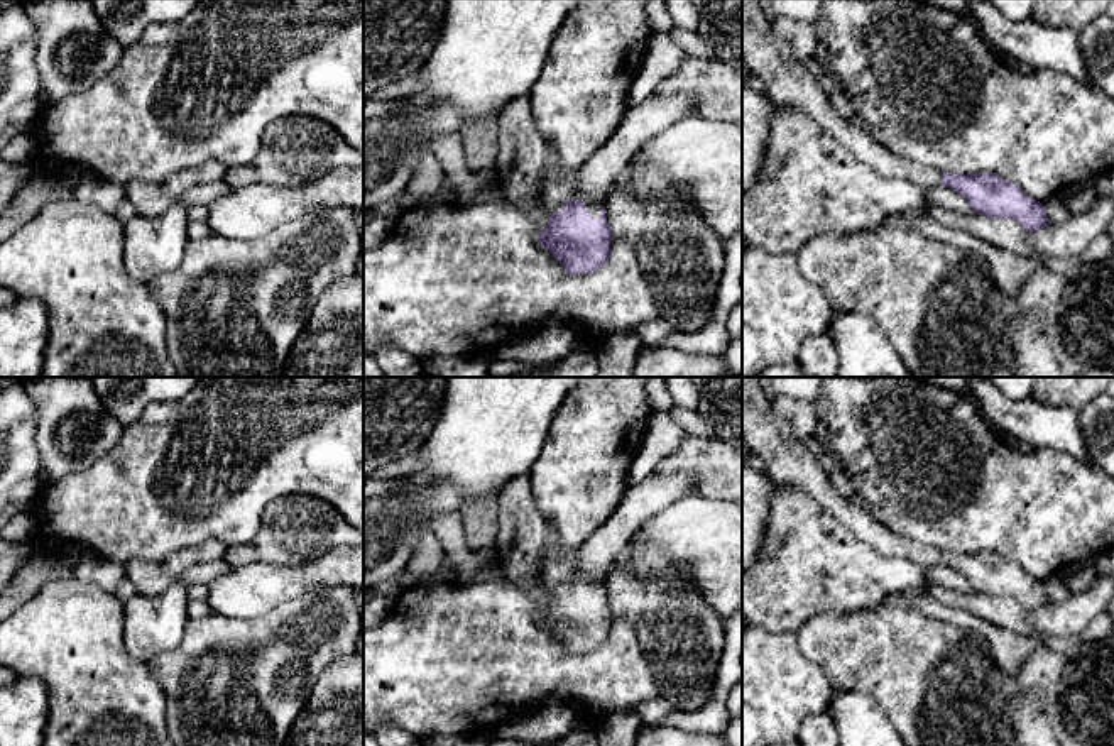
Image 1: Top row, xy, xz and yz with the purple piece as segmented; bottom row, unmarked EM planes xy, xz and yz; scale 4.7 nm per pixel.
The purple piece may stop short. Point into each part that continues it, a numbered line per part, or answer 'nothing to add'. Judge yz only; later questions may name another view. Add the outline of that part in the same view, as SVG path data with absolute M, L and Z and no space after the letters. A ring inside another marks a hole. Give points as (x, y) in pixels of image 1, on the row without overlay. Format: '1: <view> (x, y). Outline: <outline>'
1: yz (786, 460). Outline: M742 377L742 442L774 484L795 485L838 518L860 541L887 557L903 557L921 567L942 563L942 550L916 543L884 526L871 511L840 496L811 452L774 418L759 377Z

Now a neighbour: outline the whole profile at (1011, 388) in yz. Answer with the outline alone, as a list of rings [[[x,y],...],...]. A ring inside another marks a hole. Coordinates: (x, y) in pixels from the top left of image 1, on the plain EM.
[[[989,377],[994,387],[1006,398],[1013,401],[1023,401],[1031,396],[1035,377]]]

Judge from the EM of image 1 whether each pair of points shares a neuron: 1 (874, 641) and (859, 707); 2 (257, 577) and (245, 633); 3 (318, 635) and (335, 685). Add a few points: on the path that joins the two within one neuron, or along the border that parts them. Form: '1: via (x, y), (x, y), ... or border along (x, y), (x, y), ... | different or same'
1: border along (832, 691), (866, 692), (891, 721) | different
2: border along (286, 603), (256, 616), (222, 616), (212, 613) | different
3: border along (345, 653), (323, 670), (306, 699) | different

